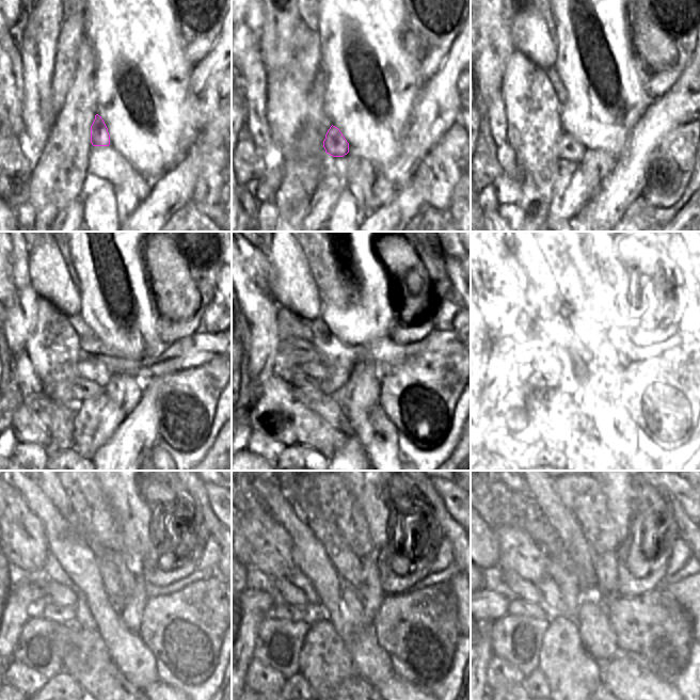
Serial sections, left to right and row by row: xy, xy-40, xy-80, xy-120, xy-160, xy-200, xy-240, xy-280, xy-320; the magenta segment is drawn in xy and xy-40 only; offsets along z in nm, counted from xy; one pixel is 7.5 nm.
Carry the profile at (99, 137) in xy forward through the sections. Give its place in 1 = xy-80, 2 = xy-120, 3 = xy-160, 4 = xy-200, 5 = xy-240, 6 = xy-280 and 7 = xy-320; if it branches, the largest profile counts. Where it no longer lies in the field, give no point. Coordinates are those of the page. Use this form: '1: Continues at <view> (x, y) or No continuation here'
1: Continues at xy-80 (569, 148)
2: Continues at xy-120 (83, 388)
3: Continues at xy-160 (300, 378)
4: Continues at xy-200 (543, 379)
5: Continues at xy-240 (52, 613)
6: Continues at xy-280 (284, 610)
7: Continues at xy-320 (518, 606).

